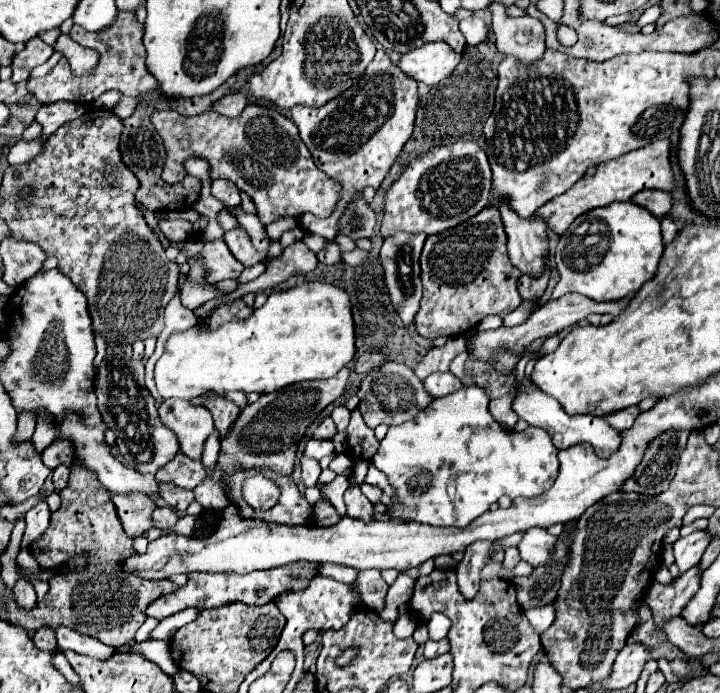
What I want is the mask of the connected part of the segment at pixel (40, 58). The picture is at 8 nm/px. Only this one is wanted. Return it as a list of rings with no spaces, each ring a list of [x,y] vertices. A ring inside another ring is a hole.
[[[31,38],[25,48],[21,52],[17,52],[13,56],[13,62],[11,62],[11,68],[13,68],[13,76],[11,76],[11,82],[19,84],[23,80],[29,78],[31,70],[43,62],[49,60],[49,56],[53,54],[53,48],[49,44],[45,44],[41,38]]]

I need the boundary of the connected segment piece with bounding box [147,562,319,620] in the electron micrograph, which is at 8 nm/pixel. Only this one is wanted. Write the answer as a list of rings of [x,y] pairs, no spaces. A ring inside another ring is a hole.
[[[293,562],[285,568],[271,568],[271,570],[261,570],[253,574],[205,574],[205,572],[191,572],[187,574],[187,584],[179,586],[173,594],[157,598],[153,604],[147,608],[147,616],[153,616],[157,620],[163,620],[167,616],[173,616],[185,608],[201,608],[201,610],[211,610],[219,608],[225,604],[233,602],[243,602],[251,606],[263,606],[273,602],[277,596],[283,592],[293,592],[293,590],[305,590],[311,582],[311,578],[317,574],[319,564],[313,562]],[[297,574],[299,580],[291,580],[291,576]]]

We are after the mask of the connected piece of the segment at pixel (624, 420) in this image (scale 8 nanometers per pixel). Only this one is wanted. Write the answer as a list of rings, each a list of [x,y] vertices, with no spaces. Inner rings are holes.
[[[629,406],[621,412],[613,412],[613,416],[605,416],[605,420],[609,424],[613,424],[613,428],[617,430],[629,430],[635,424],[635,418],[641,414],[641,410],[637,406]]]

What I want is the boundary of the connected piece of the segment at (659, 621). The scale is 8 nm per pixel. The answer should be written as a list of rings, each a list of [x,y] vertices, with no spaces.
[[[695,566],[689,572],[683,572],[671,586],[663,586],[657,582],[649,586],[645,604],[651,608],[653,622],[659,632],[663,630],[669,618],[675,618],[681,614],[683,606],[697,592],[699,580],[701,580],[701,570]]]

